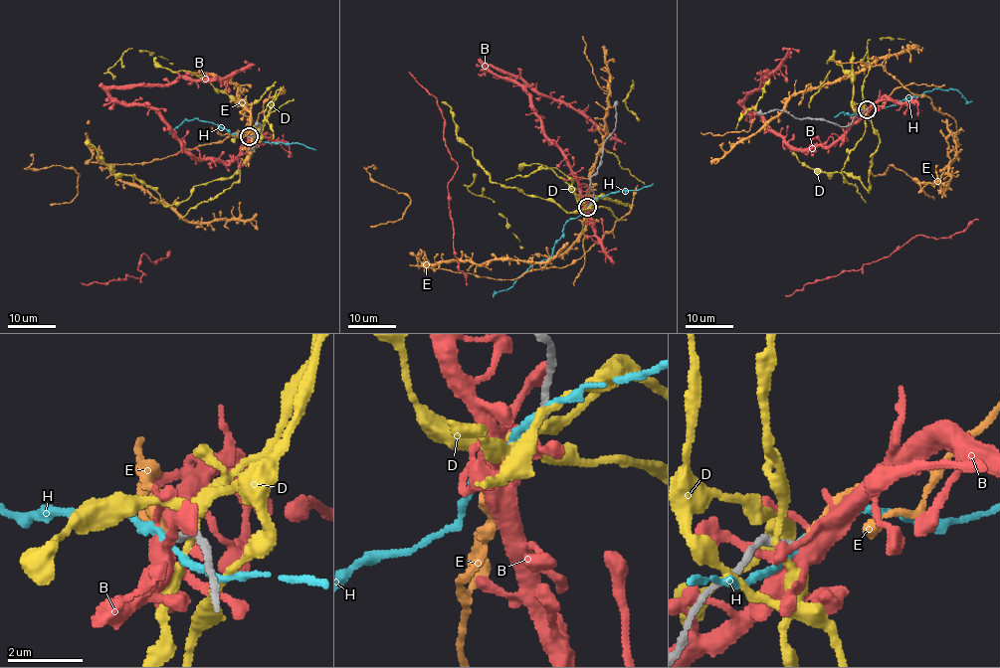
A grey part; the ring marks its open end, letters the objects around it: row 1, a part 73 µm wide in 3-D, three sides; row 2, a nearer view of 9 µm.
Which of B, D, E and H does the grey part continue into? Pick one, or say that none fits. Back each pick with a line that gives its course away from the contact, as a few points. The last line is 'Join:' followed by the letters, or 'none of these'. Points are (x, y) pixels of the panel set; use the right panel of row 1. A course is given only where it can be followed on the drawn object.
Join: E

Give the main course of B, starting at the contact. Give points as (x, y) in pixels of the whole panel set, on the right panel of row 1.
B: (867, 109), (829, 146), (794, 149), (741, 101), (757, 89), (761, 78), (775, 71), (789, 50), (791, 53)

